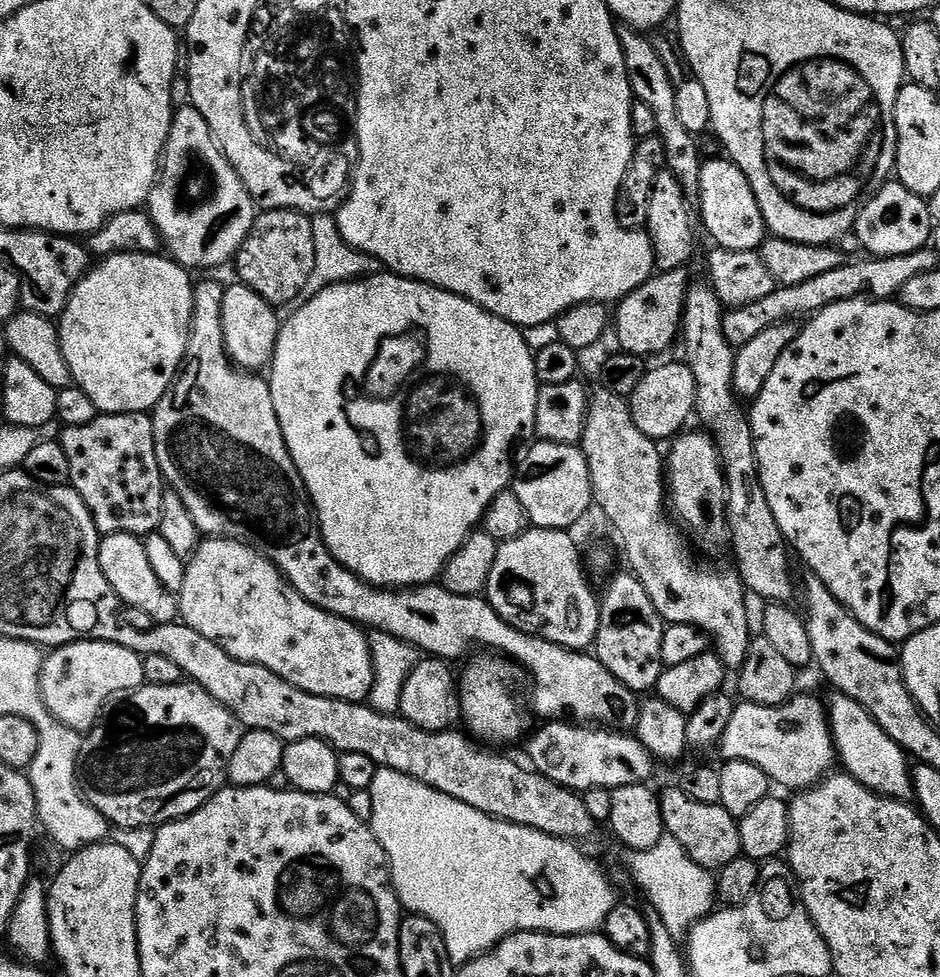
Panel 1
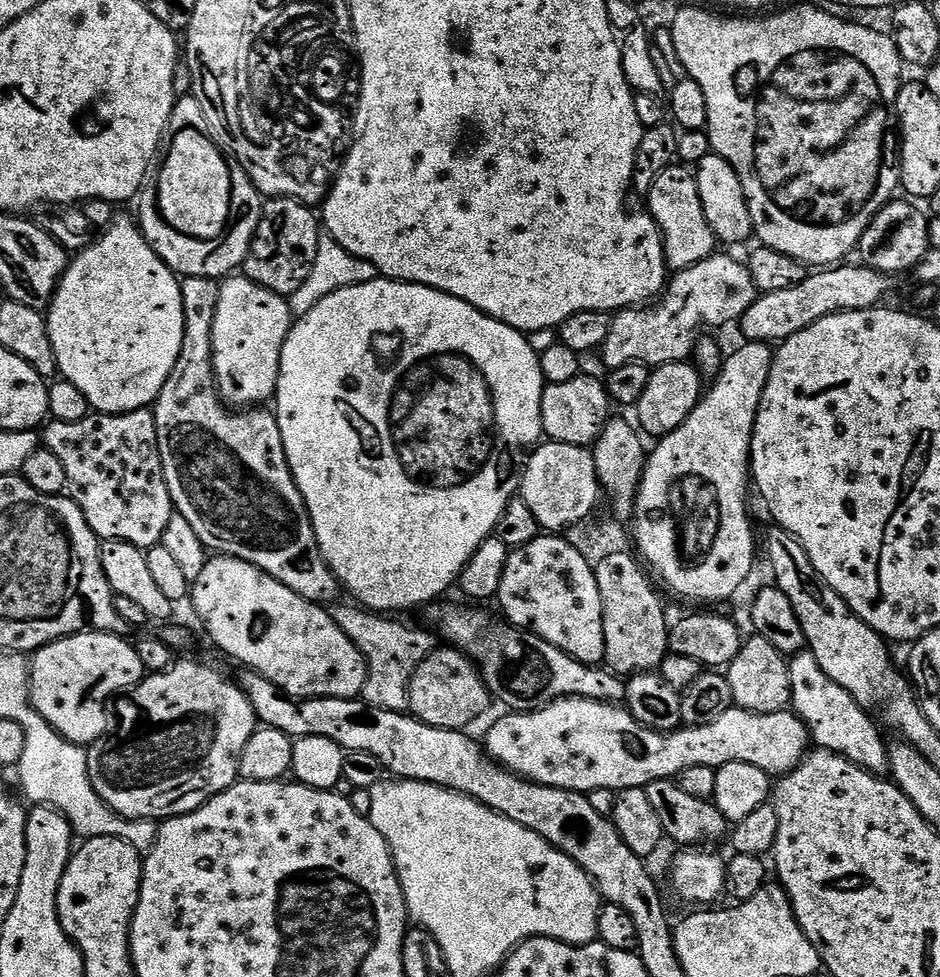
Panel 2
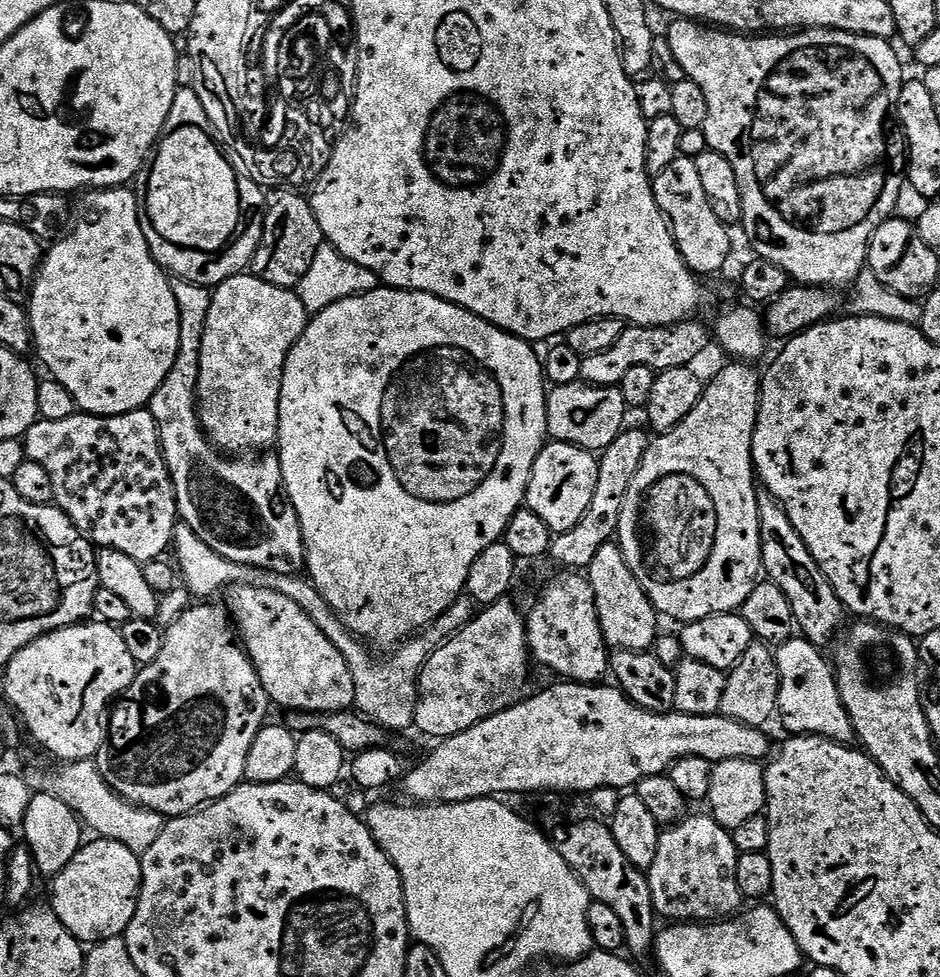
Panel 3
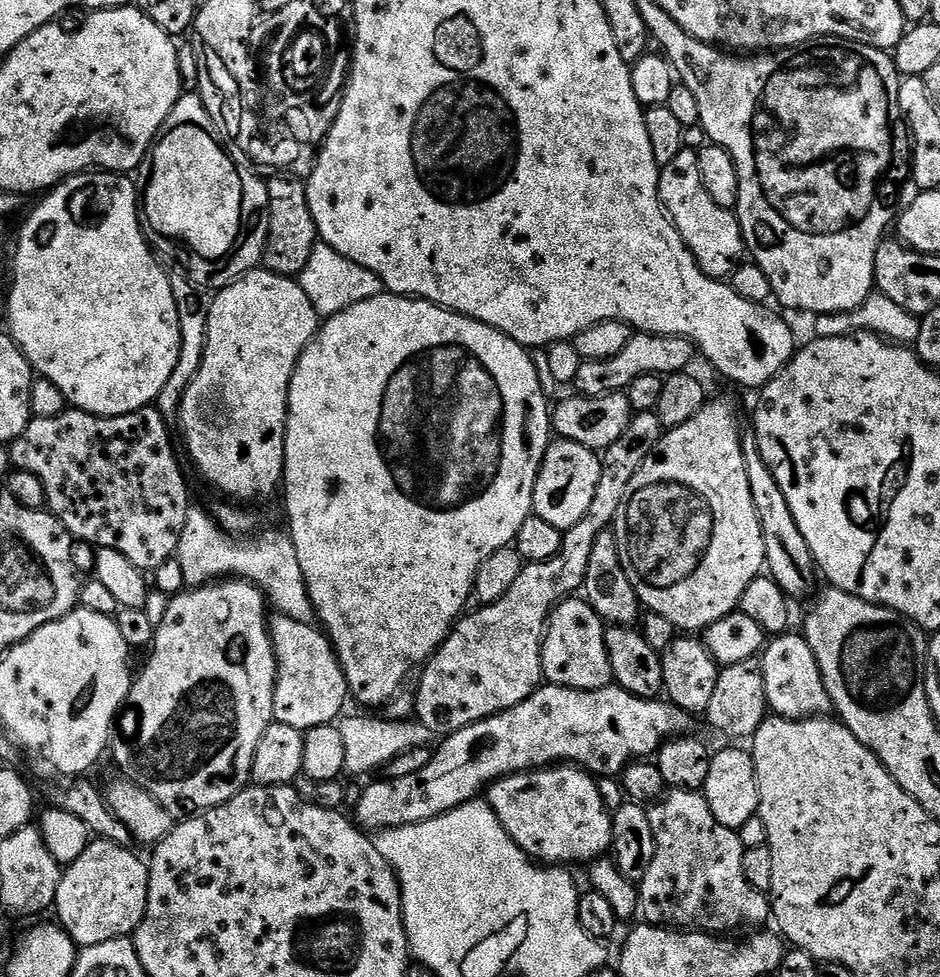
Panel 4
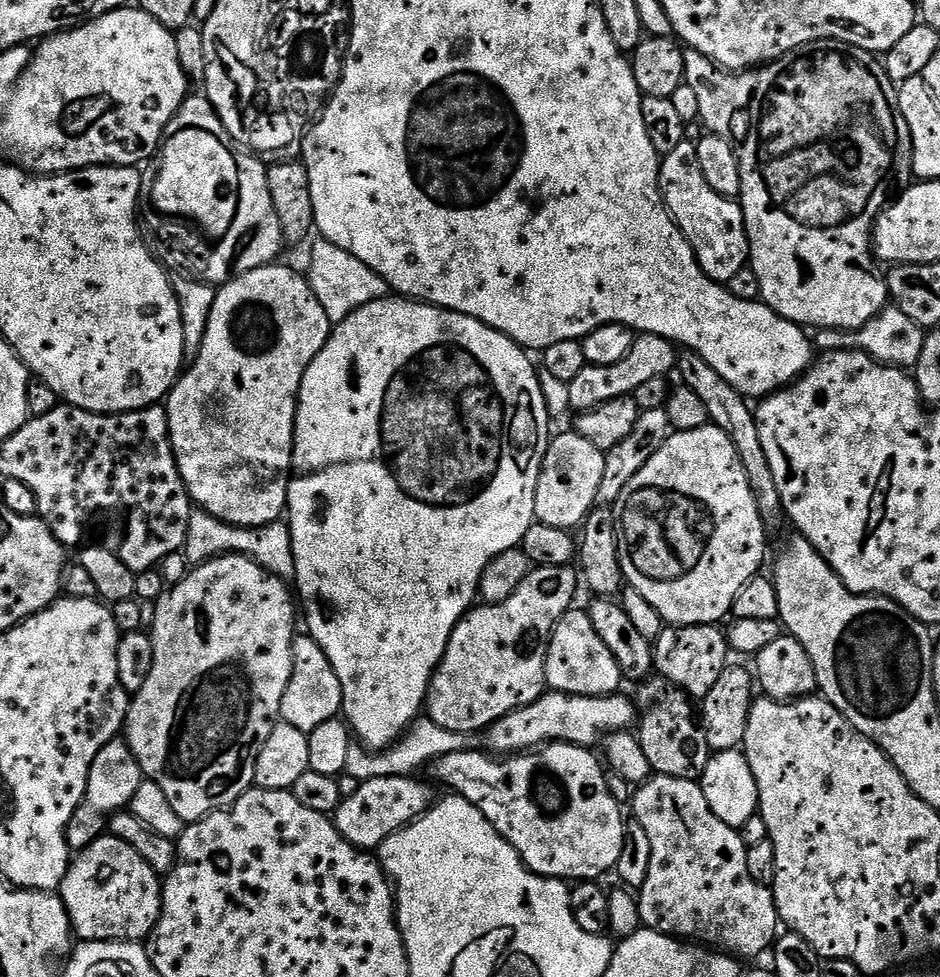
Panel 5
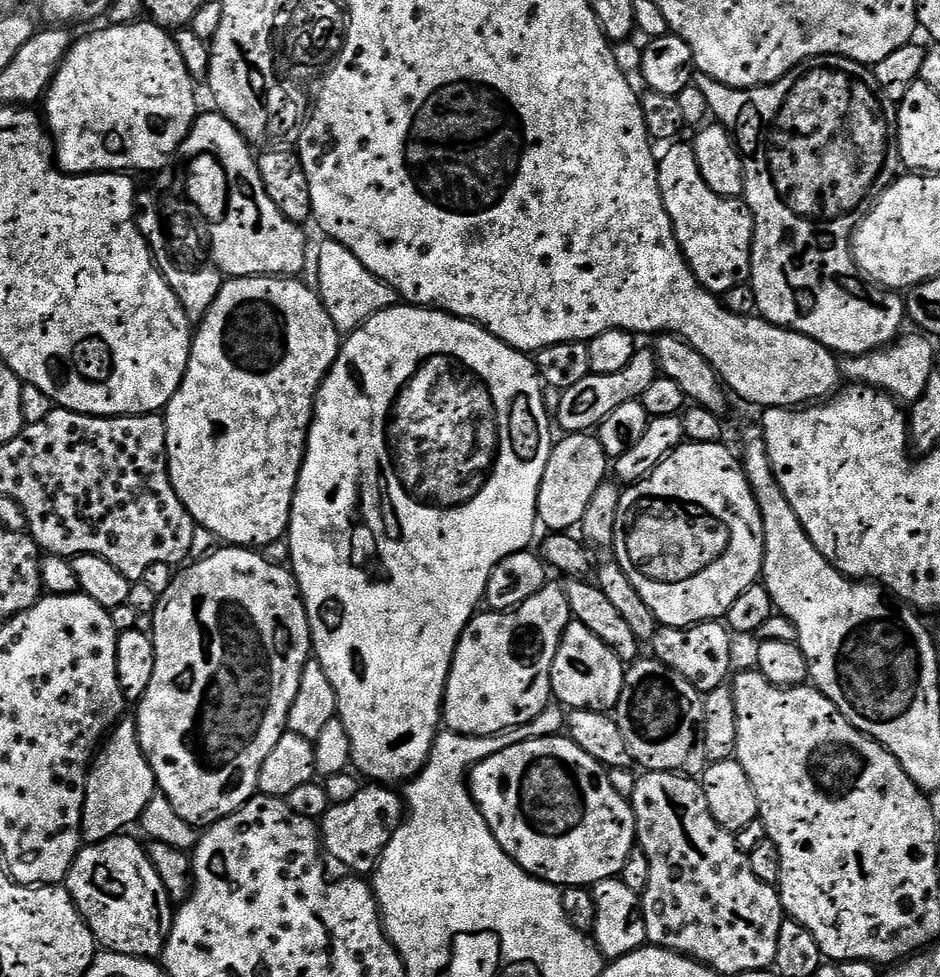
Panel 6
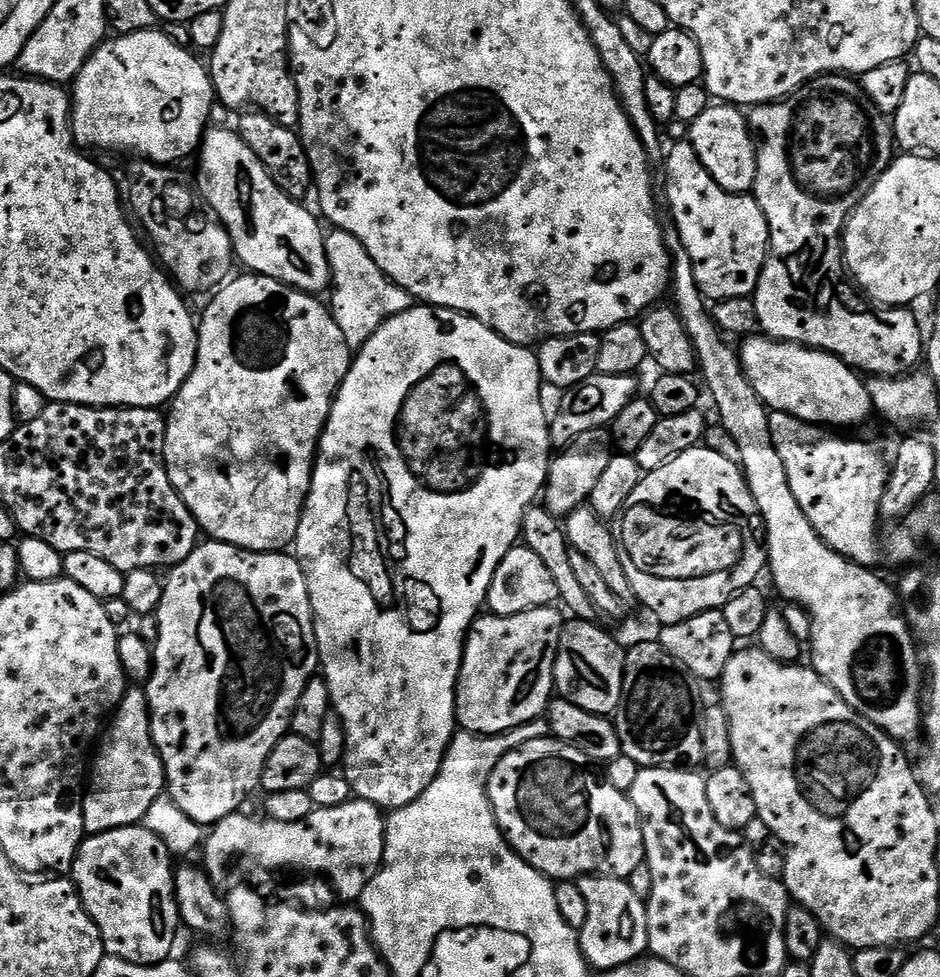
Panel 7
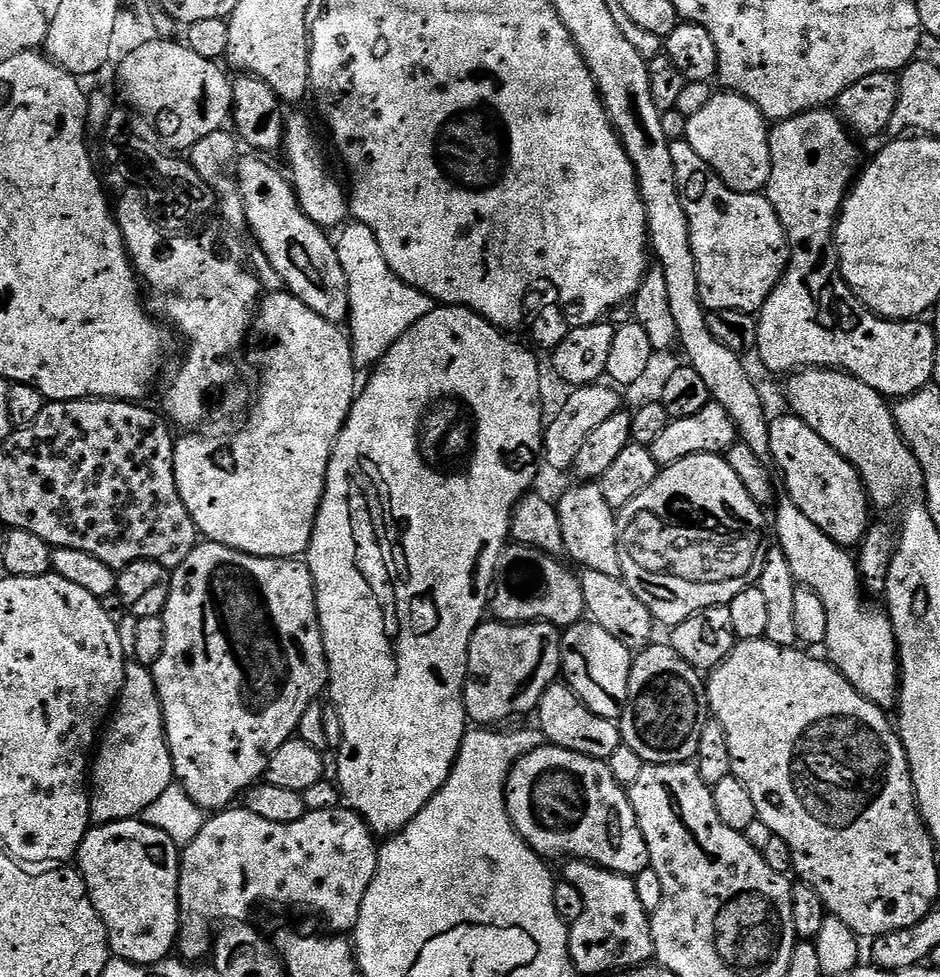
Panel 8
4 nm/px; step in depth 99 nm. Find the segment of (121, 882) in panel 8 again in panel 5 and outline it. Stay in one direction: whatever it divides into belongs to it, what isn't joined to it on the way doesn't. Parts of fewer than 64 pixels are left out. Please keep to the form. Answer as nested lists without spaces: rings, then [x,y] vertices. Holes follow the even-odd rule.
[[[105,834],[89,848],[75,853],[58,895],[68,912],[72,931],[81,941],[144,942],[160,917],[162,880],[138,850],[117,836]]]

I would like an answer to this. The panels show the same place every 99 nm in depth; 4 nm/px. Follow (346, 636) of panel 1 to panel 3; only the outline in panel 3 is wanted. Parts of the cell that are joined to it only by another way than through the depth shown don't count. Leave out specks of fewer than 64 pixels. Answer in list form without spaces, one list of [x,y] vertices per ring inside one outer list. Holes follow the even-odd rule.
[[[241,582],[227,589],[226,611],[242,641],[242,647],[252,659],[258,678],[266,690],[269,701],[280,708],[293,712],[347,712],[356,703],[354,698],[354,678],[346,666],[346,658],[338,652],[338,646],[314,626],[314,622],[298,606],[290,602],[286,594],[278,594],[270,586],[259,588],[256,584]]]

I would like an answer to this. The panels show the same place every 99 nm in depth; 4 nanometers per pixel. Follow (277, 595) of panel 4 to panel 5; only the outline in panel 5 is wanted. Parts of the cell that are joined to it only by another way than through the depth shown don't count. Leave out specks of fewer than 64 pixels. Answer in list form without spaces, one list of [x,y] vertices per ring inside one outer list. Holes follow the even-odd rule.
[[[194,510],[186,526],[186,542],[182,551],[189,565],[192,566],[205,564],[208,560],[216,559],[217,556],[235,554],[247,556],[249,560],[260,564],[271,576],[277,576],[279,580],[288,582],[294,576],[292,532],[284,522],[267,524],[261,528],[233,528],[232,525],[214,518],[209,512]]]

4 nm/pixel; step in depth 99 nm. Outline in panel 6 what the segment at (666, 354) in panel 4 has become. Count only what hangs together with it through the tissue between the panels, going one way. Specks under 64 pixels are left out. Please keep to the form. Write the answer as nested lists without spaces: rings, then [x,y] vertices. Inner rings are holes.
[[[637,350],[634,358],[630,358],[630,366],[618,370],[615,374],[598,374],[592,372],[582,382],[577,382],[575,386],[563,389],[559,393],[560,405],[554,408],[554,420],[557,425],[564,427],[565,433],[573,432],[591,433],[599,429],[600,423],[606,418],[606,414],[618,410],[622,402],[640,400],[646,394],[650,382],[654,382],[658,375],[658,365],[656,363],[655,351]]]

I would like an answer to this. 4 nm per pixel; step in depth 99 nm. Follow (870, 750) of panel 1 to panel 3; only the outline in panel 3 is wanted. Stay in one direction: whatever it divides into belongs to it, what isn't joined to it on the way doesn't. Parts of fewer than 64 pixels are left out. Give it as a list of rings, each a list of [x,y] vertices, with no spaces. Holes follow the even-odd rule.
[[[793,638],[775,649],[776,665],[778,666],[778,724],[792,736],[821,736],[839,744],[851,745],[854,740],[850,714],[842,702],[842,694],[838,690],[836,673],[833,665],[823,656],[817,645],[803,638]]]

